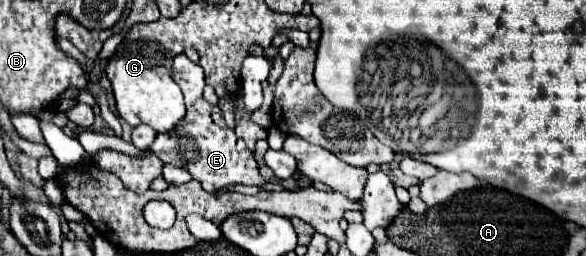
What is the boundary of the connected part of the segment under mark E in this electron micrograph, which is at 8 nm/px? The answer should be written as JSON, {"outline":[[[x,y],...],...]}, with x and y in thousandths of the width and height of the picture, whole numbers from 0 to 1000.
{"outline":[[[300,211],[294,242],[294,313],[311,344],[321,438],[290,516],[266,523],[266,547],[259,555],[256,586],[280,641],[317,656],[328,680],[328,695],[345,719],[352,750],[369,750],[392,719],[423,719],[423,727],[451,719],[454,703],[440,672],[437,617],[420,578],[416,547],[403,539],[399,508],[386,492],[379,430],[369,406],[358,406],[345,383],[345,352],[348,352],[345,258],[321,234],[317,211]]]}

